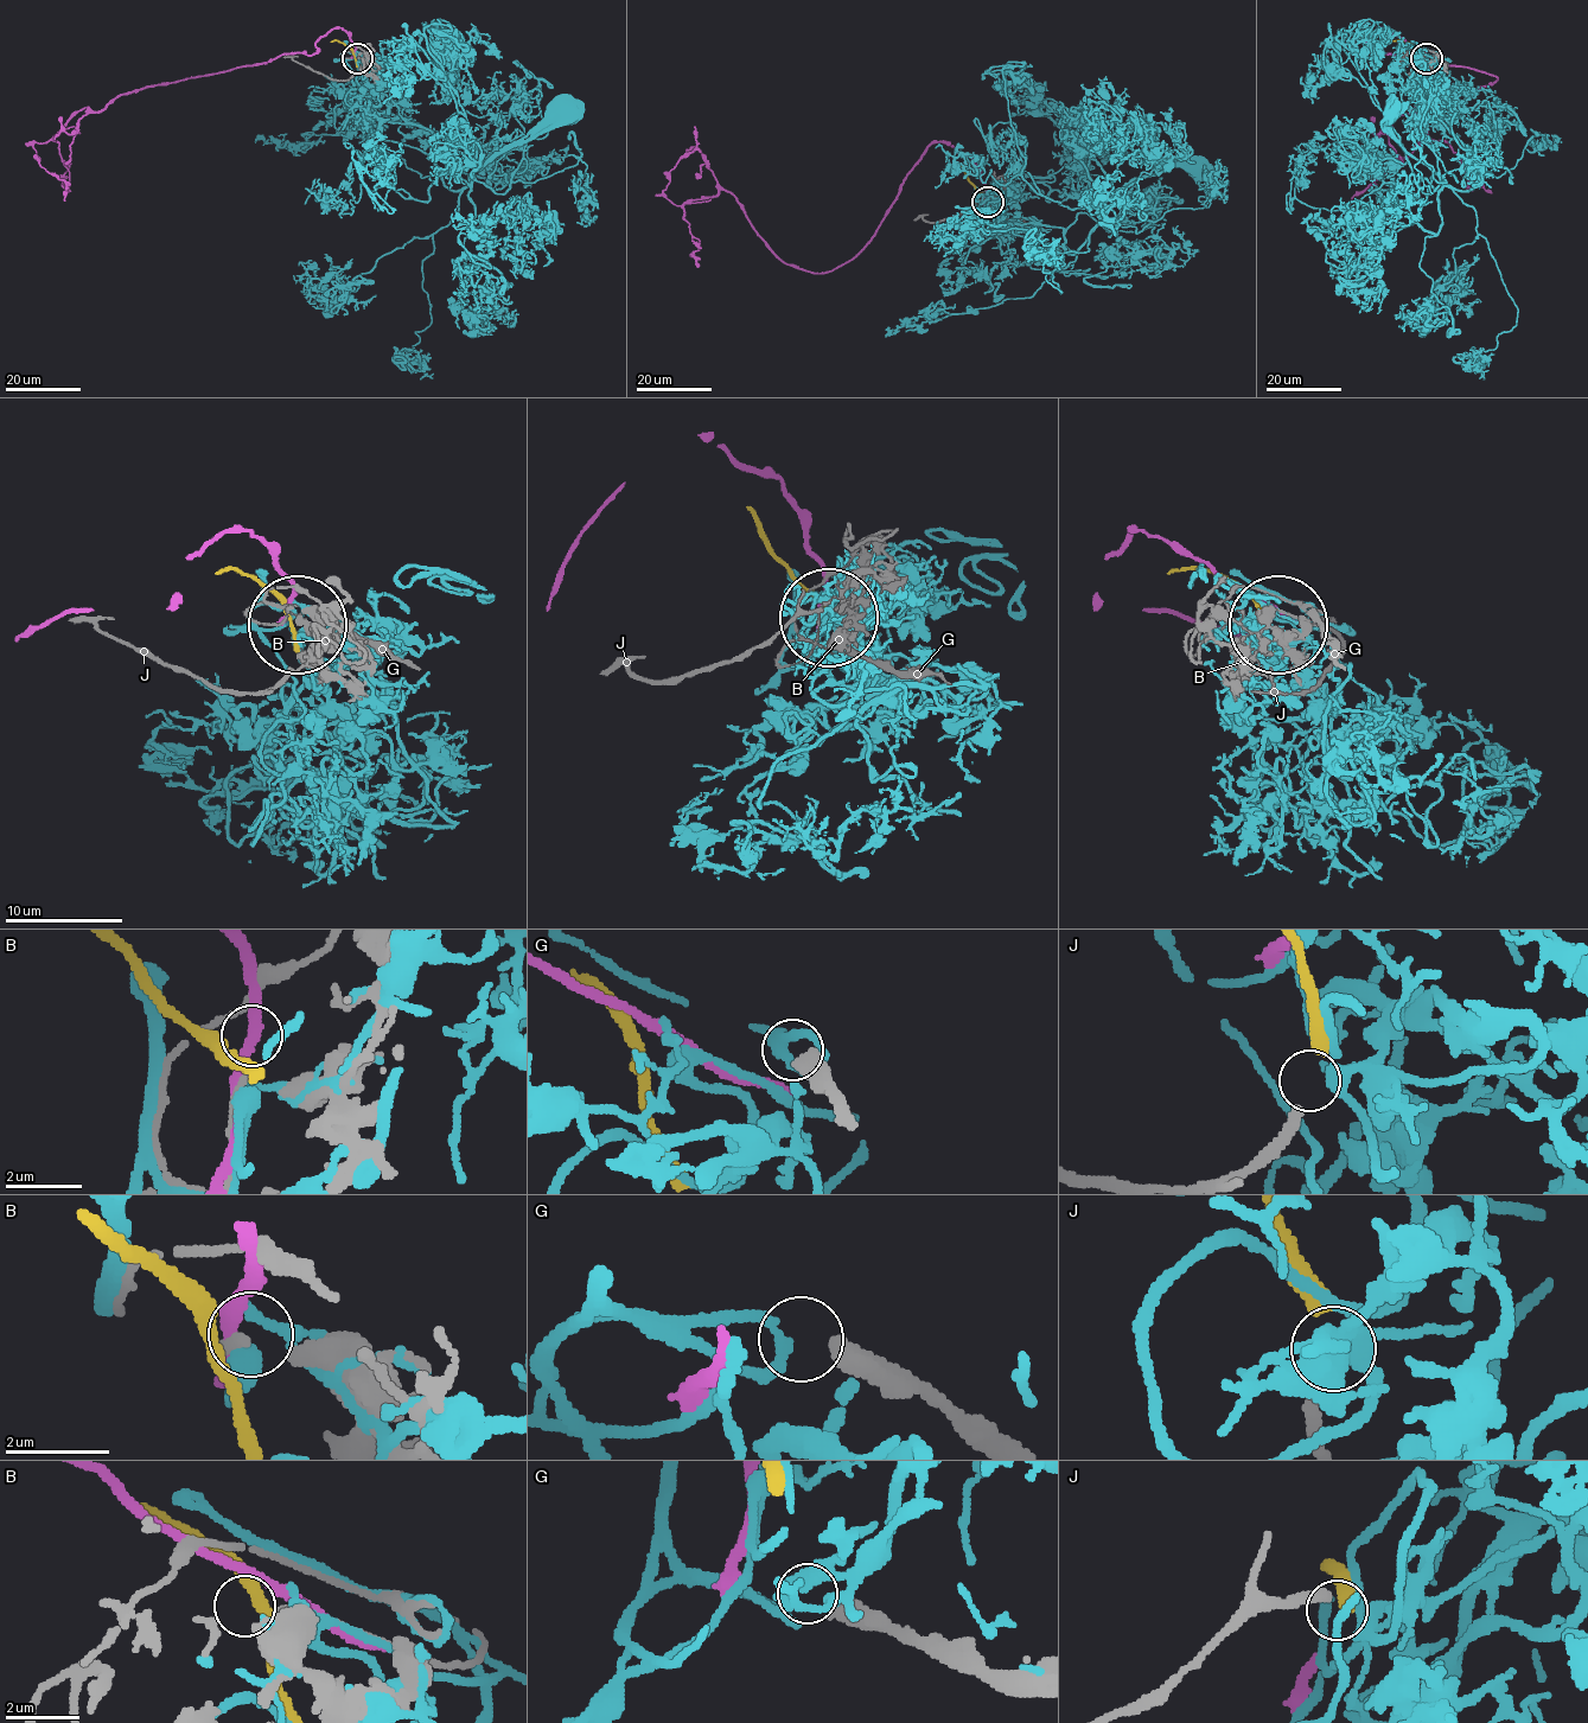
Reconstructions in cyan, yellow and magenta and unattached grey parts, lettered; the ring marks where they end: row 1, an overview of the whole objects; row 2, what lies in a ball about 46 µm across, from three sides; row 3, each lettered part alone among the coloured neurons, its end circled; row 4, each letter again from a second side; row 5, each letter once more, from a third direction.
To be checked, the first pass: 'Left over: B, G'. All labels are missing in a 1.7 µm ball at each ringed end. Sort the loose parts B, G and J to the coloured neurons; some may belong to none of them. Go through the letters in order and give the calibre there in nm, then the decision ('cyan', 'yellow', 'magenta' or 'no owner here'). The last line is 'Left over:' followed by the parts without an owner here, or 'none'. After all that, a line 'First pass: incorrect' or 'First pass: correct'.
B: calibre 130 nm; no owner here
G: calibre 480 nm; no owner here
J: calibre 280 nm; yellow
Left over: B, G
First pass: correct

